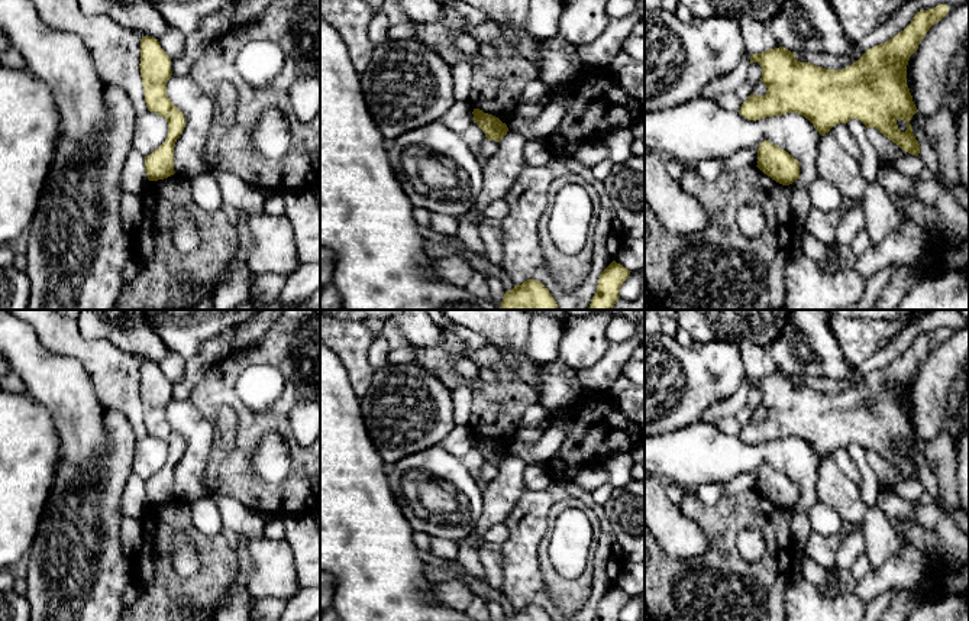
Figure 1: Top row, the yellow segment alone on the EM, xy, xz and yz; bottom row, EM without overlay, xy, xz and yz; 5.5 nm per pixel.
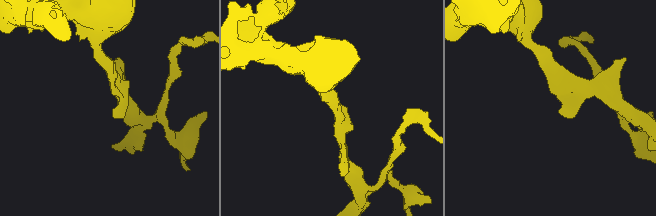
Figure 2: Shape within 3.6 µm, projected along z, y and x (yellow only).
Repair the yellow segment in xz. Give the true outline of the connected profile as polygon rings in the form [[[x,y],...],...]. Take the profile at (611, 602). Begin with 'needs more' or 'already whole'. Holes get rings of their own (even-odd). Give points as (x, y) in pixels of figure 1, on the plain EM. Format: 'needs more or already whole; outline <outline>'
already whole; outline [[[613,585],[600,599],[594,621],[620,621],[618,615],[629,602],[630,595]]]

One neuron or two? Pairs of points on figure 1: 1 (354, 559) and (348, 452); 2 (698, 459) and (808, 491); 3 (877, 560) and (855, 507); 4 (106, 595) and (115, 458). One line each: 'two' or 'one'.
1: one
2: one
3: one
4: one

